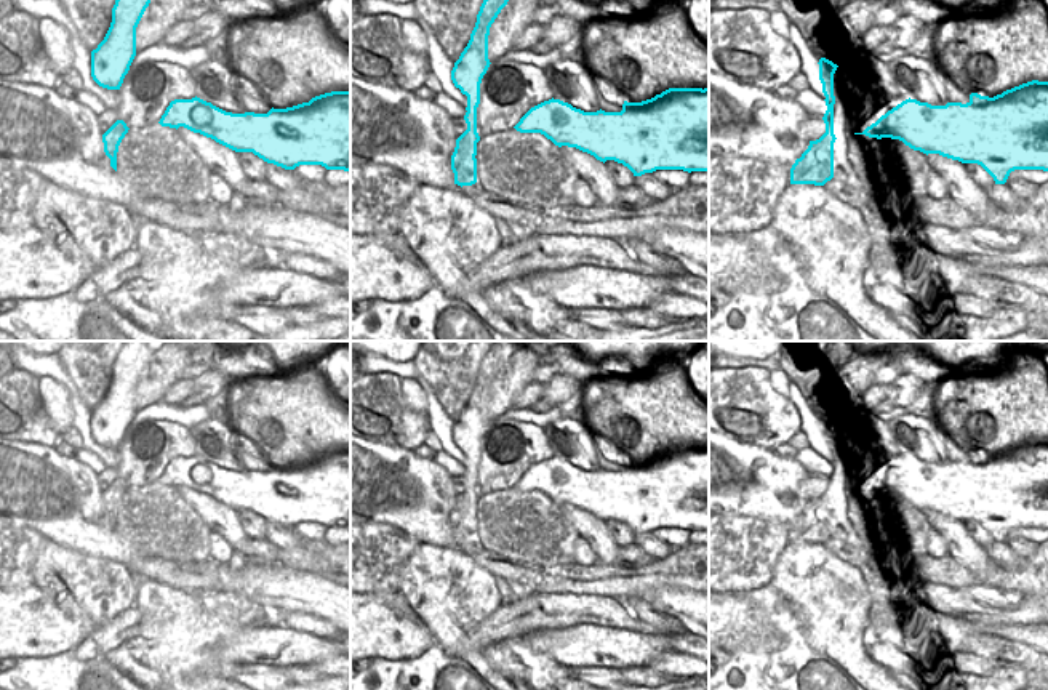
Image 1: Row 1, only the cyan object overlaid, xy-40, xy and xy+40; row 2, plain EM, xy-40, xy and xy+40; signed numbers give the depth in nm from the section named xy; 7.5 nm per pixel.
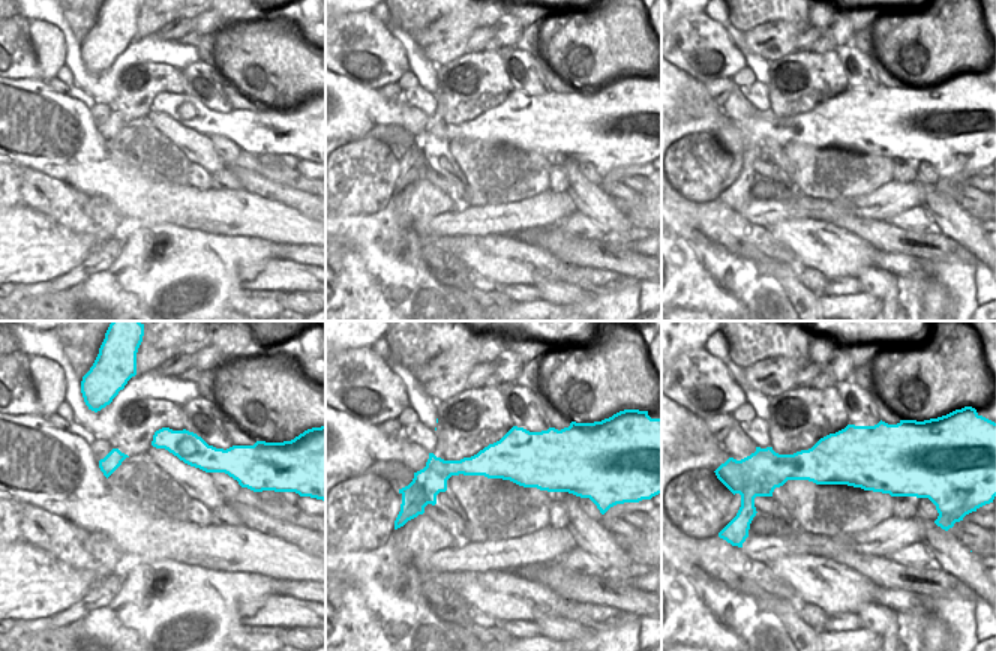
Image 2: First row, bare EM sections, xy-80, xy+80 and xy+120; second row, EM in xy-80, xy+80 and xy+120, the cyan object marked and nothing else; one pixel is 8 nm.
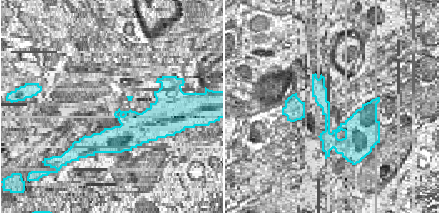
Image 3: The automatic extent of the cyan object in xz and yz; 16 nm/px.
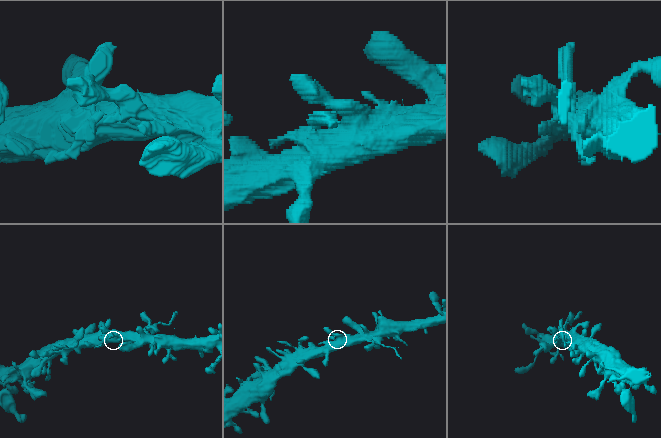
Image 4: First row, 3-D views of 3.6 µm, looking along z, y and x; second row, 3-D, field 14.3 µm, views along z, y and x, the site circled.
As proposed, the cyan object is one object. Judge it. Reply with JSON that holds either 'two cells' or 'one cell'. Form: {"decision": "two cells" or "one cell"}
{"decision": "one cell"}

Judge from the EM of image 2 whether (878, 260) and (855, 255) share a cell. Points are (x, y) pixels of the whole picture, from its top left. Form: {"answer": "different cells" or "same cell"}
{"answer": "same cell"}

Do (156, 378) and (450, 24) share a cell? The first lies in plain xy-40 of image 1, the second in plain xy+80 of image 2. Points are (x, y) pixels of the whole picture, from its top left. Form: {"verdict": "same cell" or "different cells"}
{"verdict": "same cell"}

